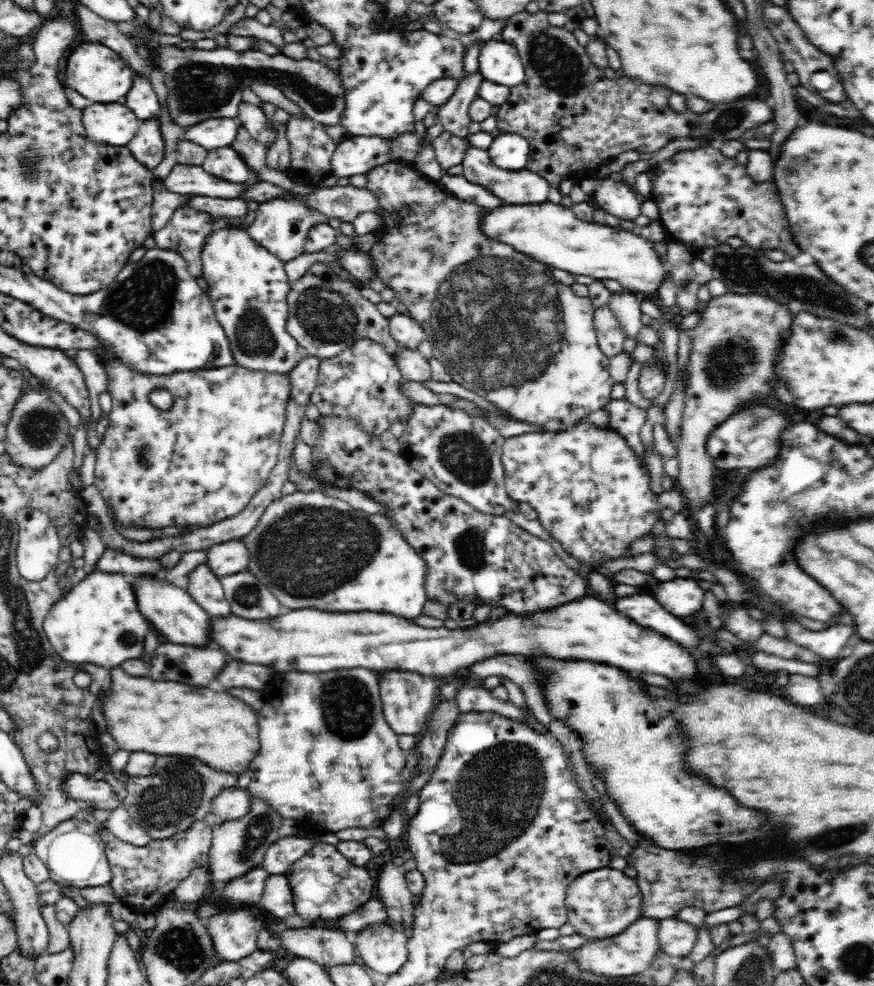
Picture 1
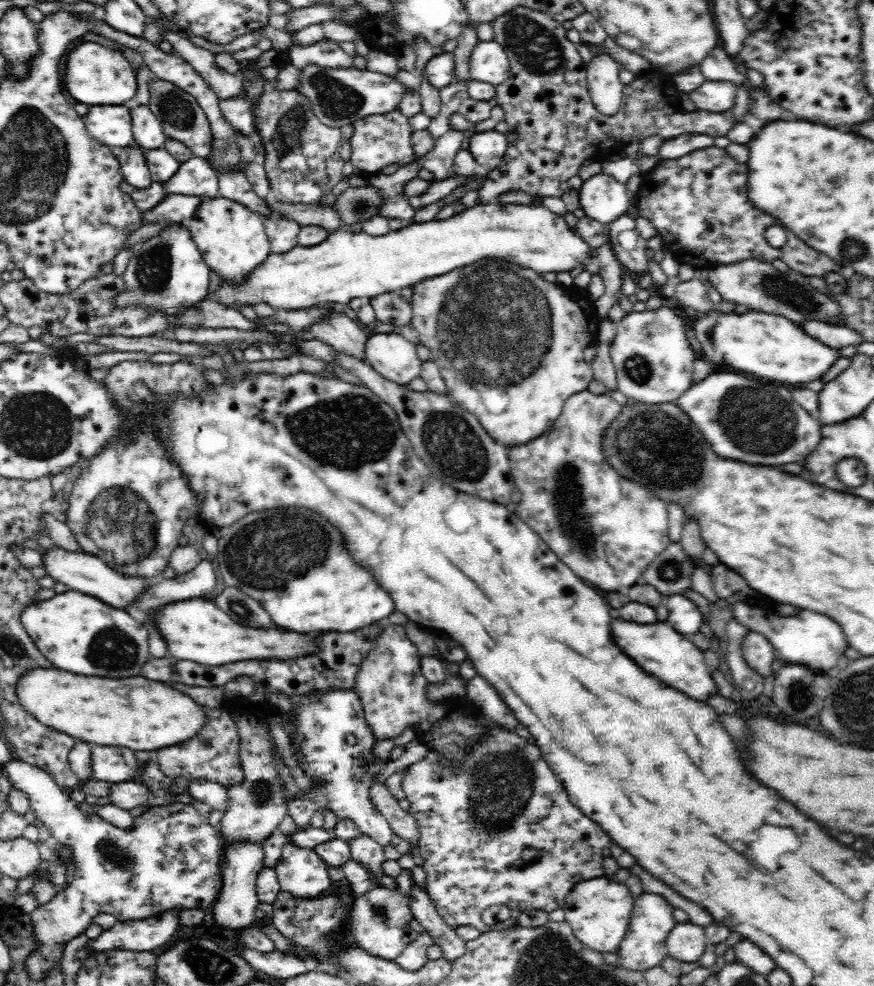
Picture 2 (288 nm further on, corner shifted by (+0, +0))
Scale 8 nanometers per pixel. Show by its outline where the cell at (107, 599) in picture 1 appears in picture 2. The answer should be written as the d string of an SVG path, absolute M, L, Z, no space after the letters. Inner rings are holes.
M68 590L50 600L28 604L20 620L38 650L60 670L84 676L130 678L138 676L140 664L150 660L148 628L130 618L124 608L118 610L96 596ZM92 670L96 674L92 674Z

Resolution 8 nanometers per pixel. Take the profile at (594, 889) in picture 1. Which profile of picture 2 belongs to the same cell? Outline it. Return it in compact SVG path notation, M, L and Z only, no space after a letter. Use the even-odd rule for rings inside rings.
M606 876L578 884L566 896L564 914L576 940L580 940L586 948L600 954L618 954L628 936L634 906L636 906L636 896L630 894L626 884L618 884L612 880L612 876Z

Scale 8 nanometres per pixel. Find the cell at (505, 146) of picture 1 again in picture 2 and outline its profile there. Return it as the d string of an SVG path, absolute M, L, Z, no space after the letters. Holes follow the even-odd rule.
M496 130L476 132L470 136L468 142L470 142L472 156L482 166L484 172L496 170L504 158L504 154L506 154L506 148L508 148L506 134L500 134Z

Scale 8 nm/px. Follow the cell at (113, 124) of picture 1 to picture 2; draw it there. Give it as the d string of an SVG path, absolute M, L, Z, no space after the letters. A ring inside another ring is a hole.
M88 106L88 114L82 118L88 134L104 146L134 146L132 114L124 106Z

